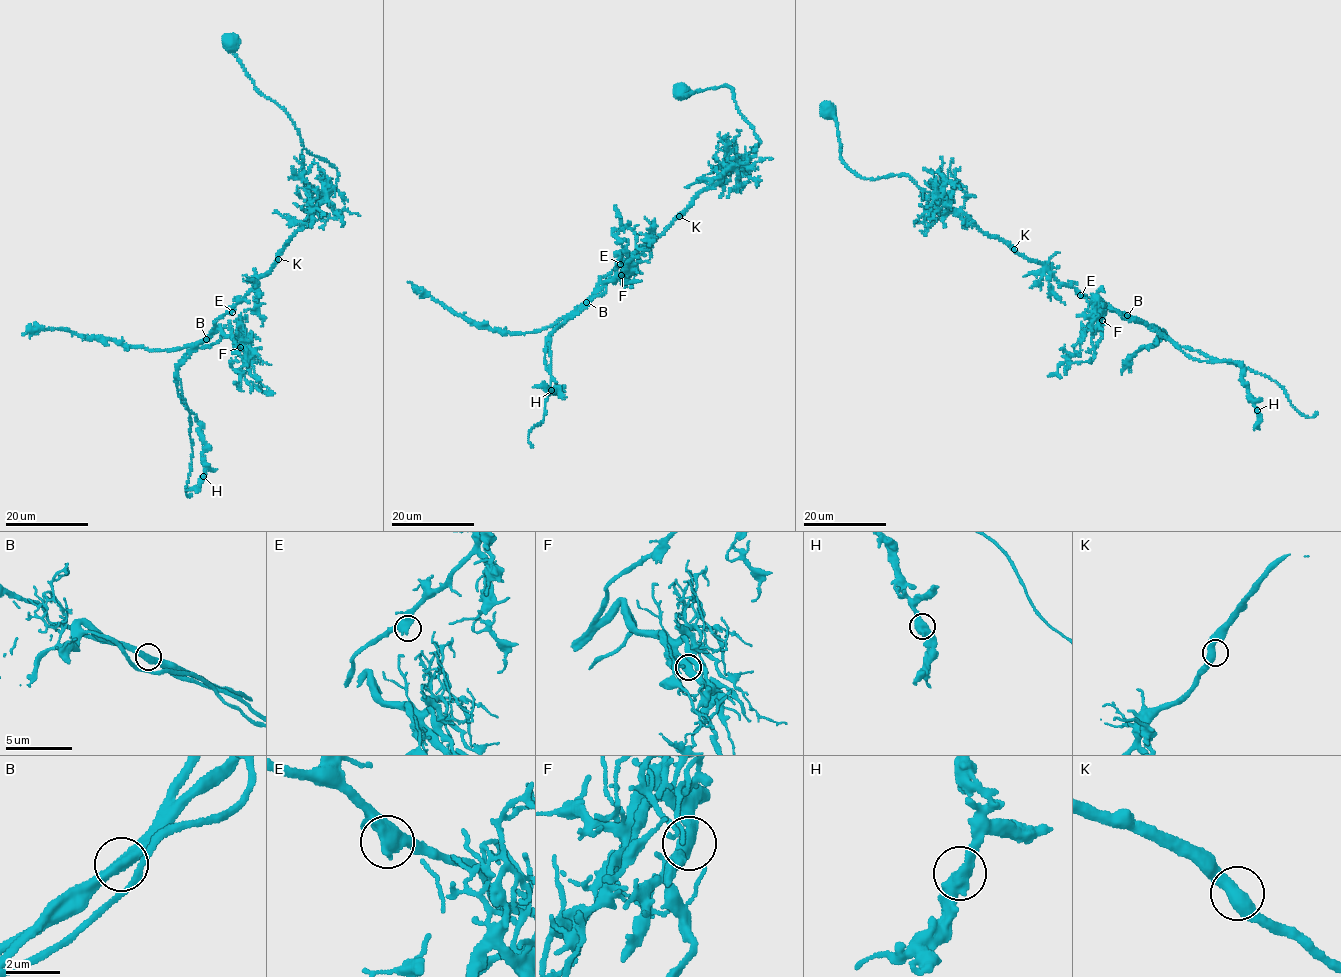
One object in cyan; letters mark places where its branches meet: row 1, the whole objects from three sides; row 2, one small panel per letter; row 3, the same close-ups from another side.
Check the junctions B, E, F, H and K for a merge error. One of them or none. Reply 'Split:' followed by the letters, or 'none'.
Split: B

